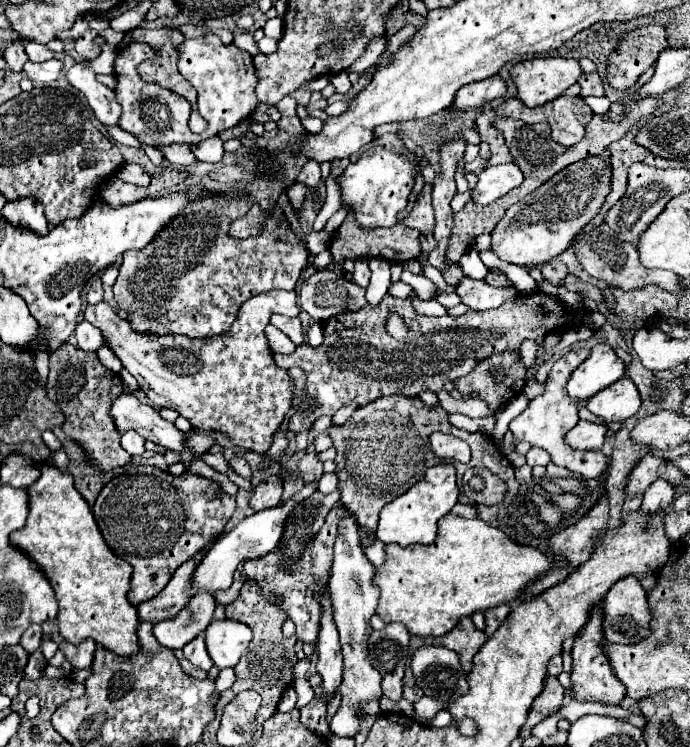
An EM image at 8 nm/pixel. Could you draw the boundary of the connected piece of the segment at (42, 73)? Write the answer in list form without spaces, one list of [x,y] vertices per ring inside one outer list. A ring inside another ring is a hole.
[[[56,58],[46,60],[46,62],[42,62],[42,64],[36,64],[36,62],[30,62],[30,60],[28,60],[28,62],[24,64],[24,72],[26,72],[26,76],[28,76],[32,82],[36,82],[36,84],[40,84],[40,82],[52,82],[52,80],[56,80],[58,74],[62,72],[62,62],[56,60]]]

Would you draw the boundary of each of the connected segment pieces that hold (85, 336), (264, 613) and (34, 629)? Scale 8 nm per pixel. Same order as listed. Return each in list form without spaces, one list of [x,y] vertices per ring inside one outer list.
[[[80,322],[76,326],[76,340],[78,340],[78,346],[86,352],[98,352],[98,348],[104,346],[102,332],[88,322]]]
[[[248,580],[242,586],[240,598],[226,606],[226,618],[236,618],[236,620],[248,624],[254,632],[254,638],[250,644],[250,652],[244,654],[240,664],[236,664],[236,668],[234,668],[238,680],[234,682],[232,688],[222,692],[220,702],[216,704],[216,720],[218,720],[218,716],[222,716],[224,707],[238,692],[256,690],[262,696],[262,706],[258,710],[258,724],[262,724],[264,720],[268,720],[276,712],[276,706],[278,706],[284,690],[292,684],[292,666],[298,662],[298,658],[294,654],[296,638],[286,640],[282,636],[282,622],[286,620],[286,614],[278,608],[276,602],[268,602],[260,596],[254,580]]]
[[[32,624],[20,638],[20,644],[28,654],[34,652],[40,646],[40,642],[42,642],[42,628],[38,624]]]

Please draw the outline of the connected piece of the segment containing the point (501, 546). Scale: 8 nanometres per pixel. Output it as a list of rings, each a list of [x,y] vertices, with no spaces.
[[[444,516],[438,524],[438,538],[434,544],[410,544],[406,548],[398,544],[386,546],[386,562],[376,572],[376,584],[380,586],[380,604],[376,614],[386,622],[402,622],[416,636],[444,636],[460,618],[472,616],[478,610],[490,610],[500,604],[516,604],[522,592],[534,580],[550,572],[550,560],[534,546],[518,544],[510,540],[500,528],[486,524],[480,518],[464,520],[458,516]]]

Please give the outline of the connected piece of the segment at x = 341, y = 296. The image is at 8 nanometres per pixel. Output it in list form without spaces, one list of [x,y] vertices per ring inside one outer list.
[[[320,270],[302,282],[298,300],[302,310],[306,310],[312,318],[326,320],[338,316],[344,310],[364,308],[366,292],[354,282],[346,284],[344,276]]]

